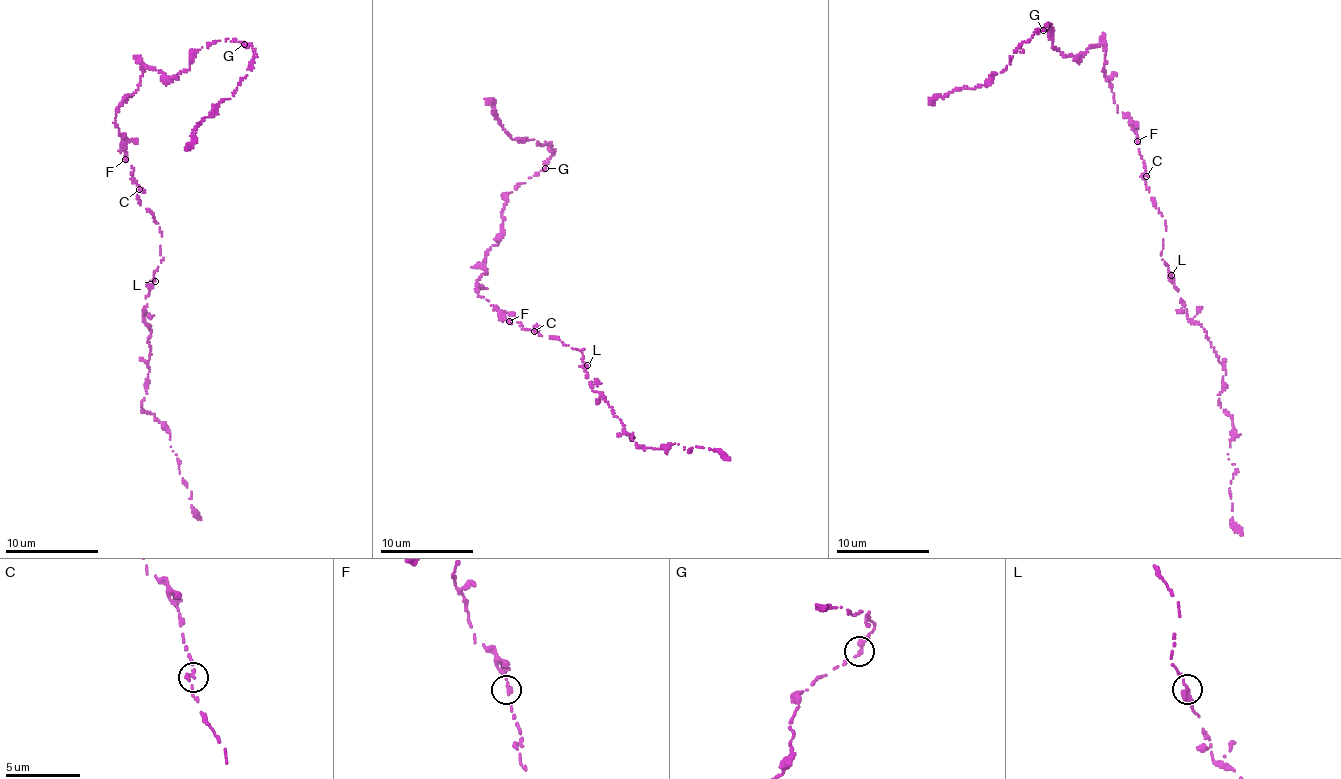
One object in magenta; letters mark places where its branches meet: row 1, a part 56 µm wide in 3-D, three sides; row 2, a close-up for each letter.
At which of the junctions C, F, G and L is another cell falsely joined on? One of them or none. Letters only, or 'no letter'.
no letter

